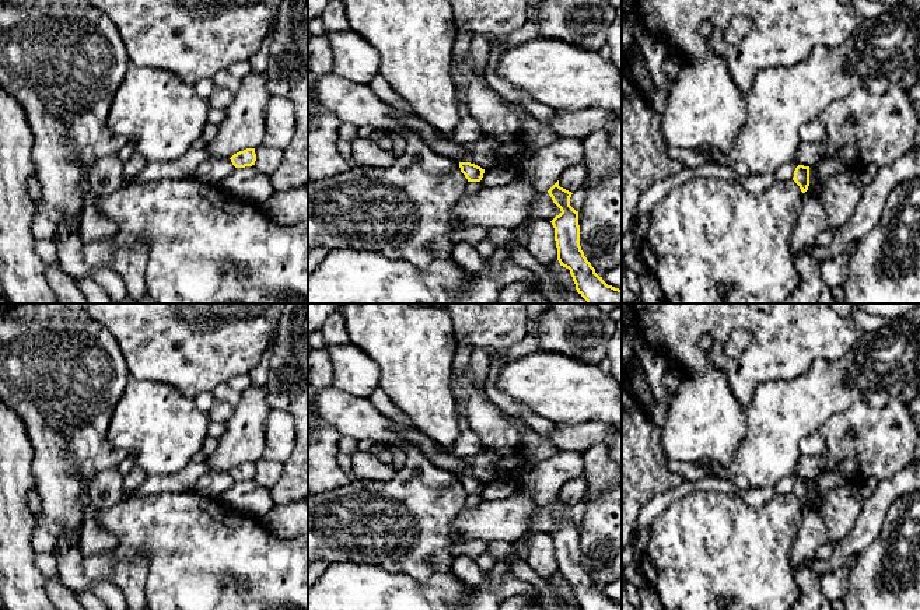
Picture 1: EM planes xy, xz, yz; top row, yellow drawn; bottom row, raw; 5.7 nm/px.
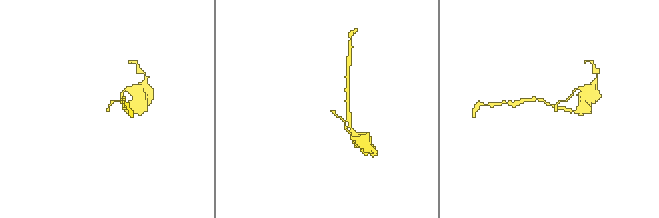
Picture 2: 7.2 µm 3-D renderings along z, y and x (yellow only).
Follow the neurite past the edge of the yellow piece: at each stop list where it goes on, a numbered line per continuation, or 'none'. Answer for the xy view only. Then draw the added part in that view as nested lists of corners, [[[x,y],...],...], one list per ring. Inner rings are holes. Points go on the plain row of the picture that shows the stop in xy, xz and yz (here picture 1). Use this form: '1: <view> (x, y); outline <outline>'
none

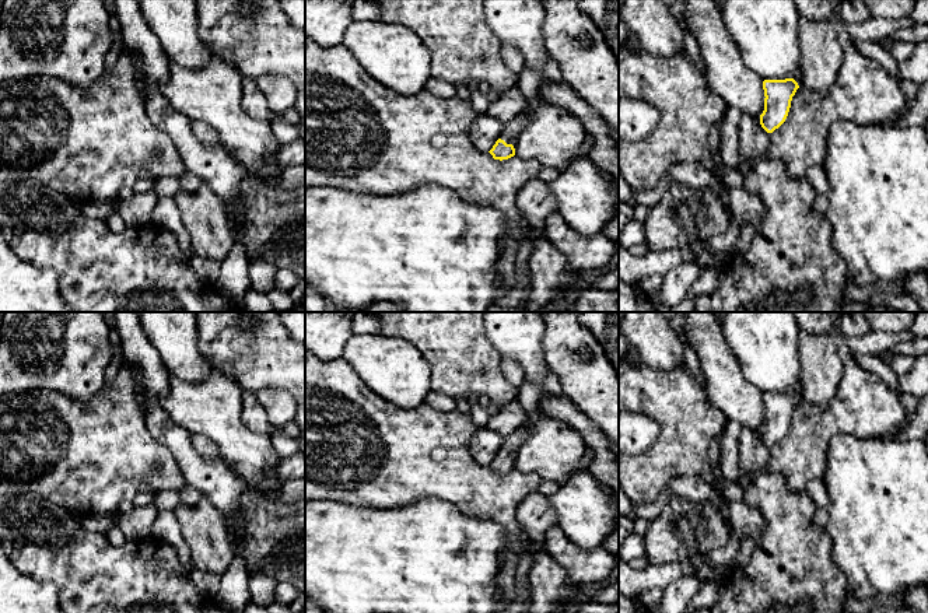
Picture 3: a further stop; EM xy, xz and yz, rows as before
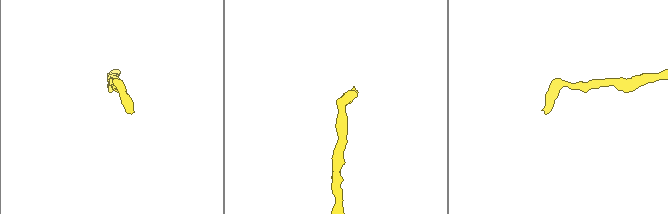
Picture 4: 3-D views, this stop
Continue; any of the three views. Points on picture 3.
1: xz (511, 442); outline [[[537,411],[529,413],[529,416],[519,425],[519,428],[515,432],[512,432],[511,435],[504,438],[504,444],[502,444],[502,448],[500,451],[501,453],[504,453],[507,458],[514,459],[516,449],[523,444],[523,441],[528,437],[532,418],[537,414],[539,414]]]

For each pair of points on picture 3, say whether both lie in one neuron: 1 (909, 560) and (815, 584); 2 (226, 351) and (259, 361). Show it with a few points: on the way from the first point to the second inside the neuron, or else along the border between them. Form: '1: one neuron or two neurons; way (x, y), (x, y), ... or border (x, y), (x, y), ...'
1: two neurons; border (830, 547), (832, 557), (843, 574), (850, 594)
2: one neuron; way (234, 351), (251, 353)

